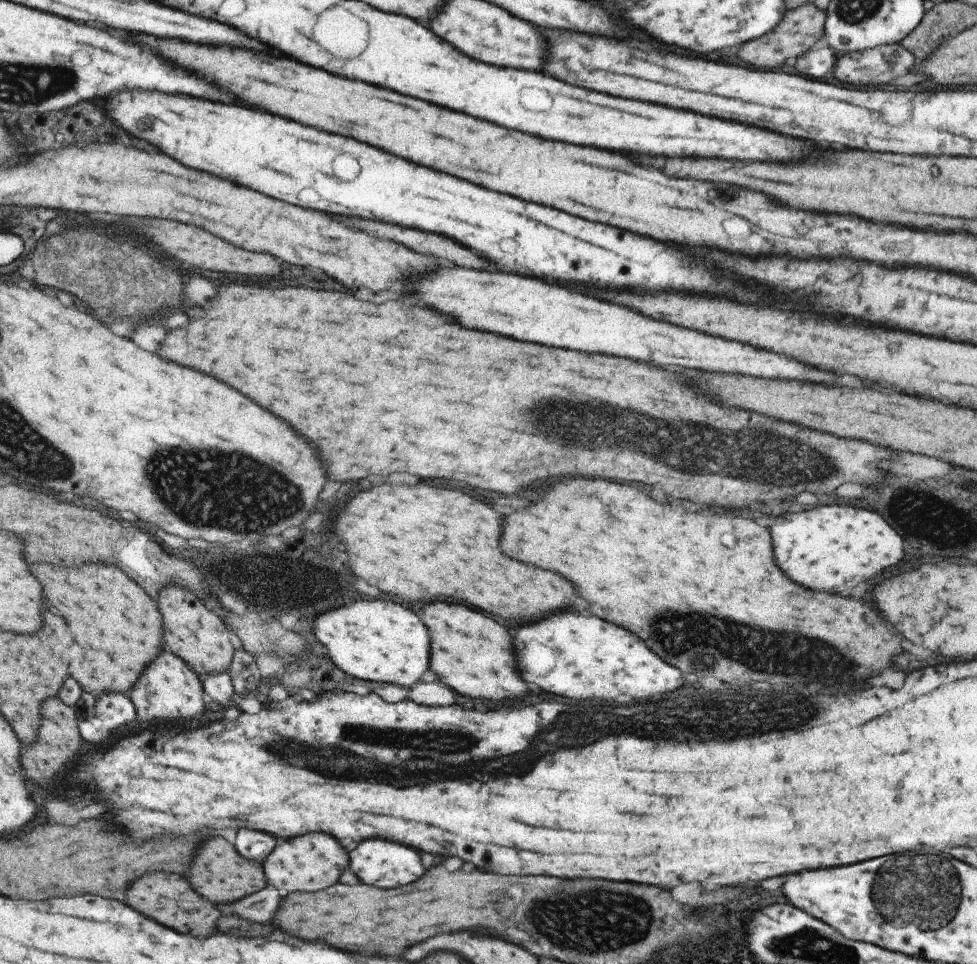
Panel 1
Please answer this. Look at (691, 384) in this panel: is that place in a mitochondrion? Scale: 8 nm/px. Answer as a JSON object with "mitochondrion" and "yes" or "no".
{"mitochondrion":"no"}

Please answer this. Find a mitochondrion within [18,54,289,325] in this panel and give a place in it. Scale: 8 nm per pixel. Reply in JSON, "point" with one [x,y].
{"point":[91,242]}

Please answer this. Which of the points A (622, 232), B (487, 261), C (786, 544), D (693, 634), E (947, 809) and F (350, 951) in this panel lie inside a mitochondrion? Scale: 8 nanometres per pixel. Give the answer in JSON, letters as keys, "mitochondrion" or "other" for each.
{"A":"other","B":"other","C":"other","D":"mitochondrion","E":"other","F":"other"}

